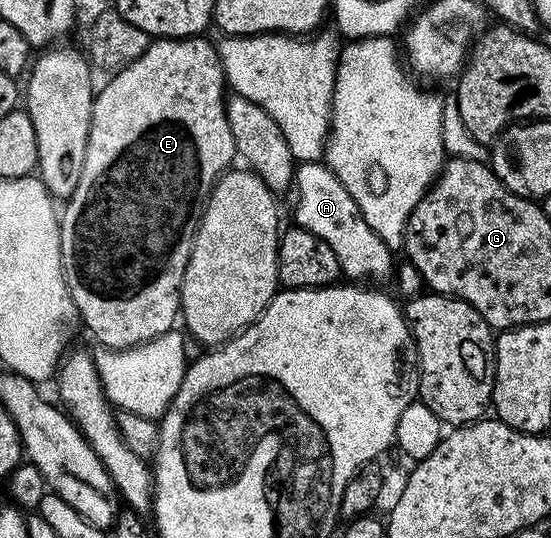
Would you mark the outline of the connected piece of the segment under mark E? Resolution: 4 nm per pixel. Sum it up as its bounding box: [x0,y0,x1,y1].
[60,38,237,348]

